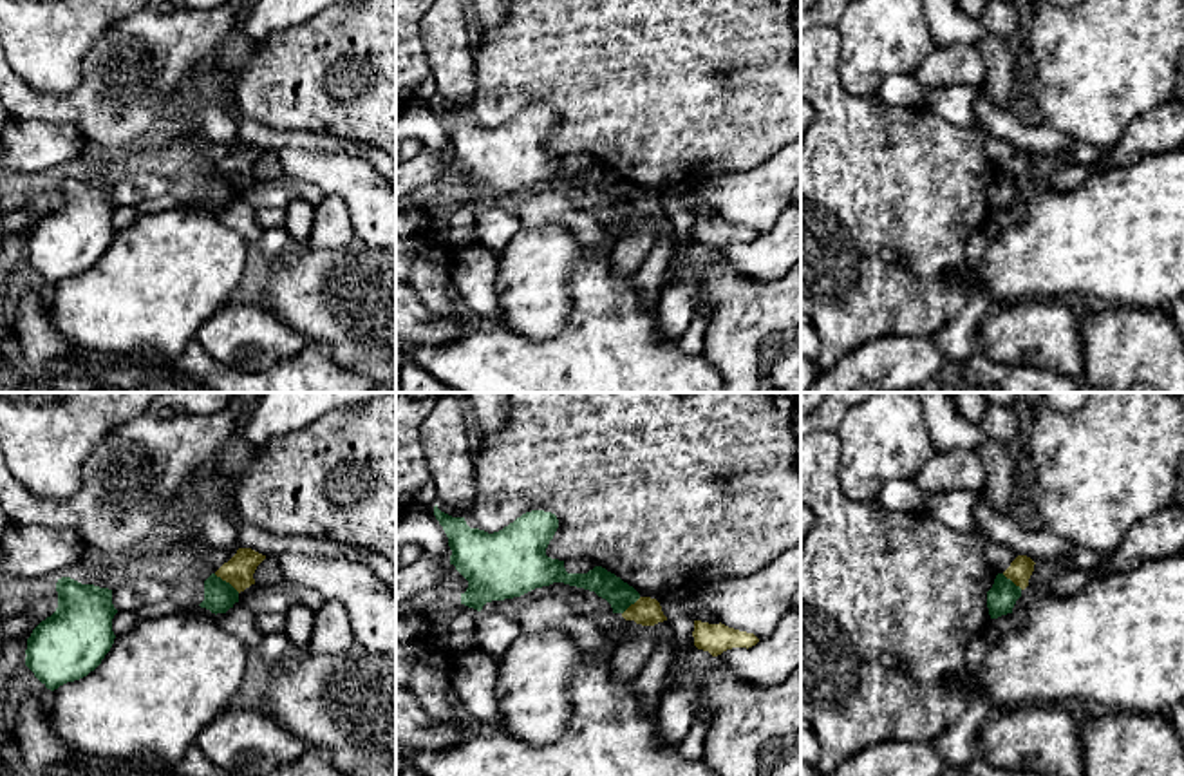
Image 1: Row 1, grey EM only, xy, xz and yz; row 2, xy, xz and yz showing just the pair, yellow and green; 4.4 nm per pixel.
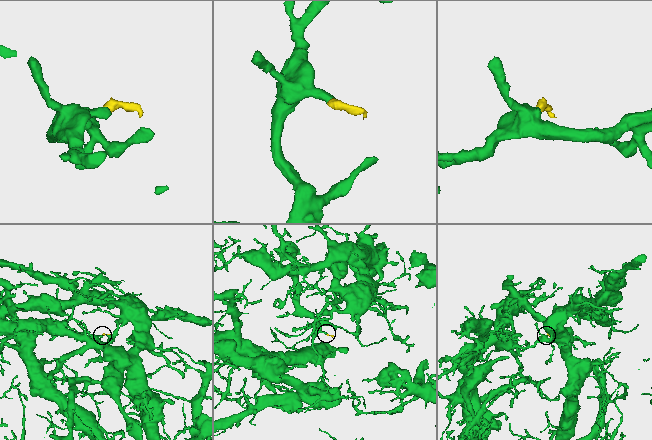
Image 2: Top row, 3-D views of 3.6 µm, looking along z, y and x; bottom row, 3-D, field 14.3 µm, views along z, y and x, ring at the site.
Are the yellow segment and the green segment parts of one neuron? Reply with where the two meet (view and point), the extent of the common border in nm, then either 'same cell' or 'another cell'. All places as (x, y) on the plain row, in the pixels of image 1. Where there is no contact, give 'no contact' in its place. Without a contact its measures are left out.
contact xy (226, 176); length 150 nm; another cell

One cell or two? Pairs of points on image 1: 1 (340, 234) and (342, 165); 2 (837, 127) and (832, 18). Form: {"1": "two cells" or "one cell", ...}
{"1": "two cells", "2": "two cells"}

